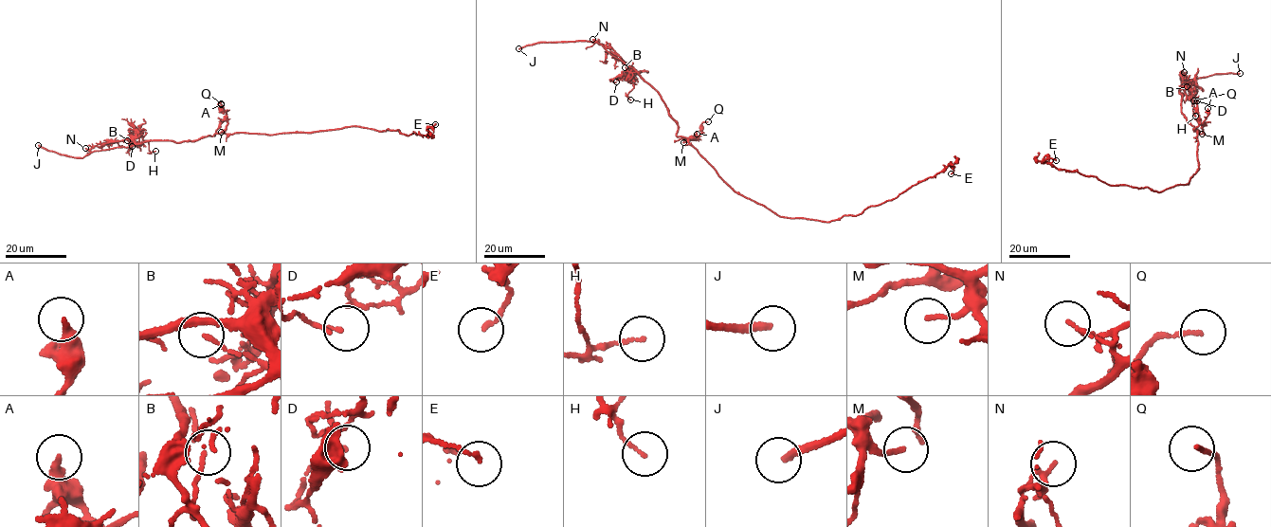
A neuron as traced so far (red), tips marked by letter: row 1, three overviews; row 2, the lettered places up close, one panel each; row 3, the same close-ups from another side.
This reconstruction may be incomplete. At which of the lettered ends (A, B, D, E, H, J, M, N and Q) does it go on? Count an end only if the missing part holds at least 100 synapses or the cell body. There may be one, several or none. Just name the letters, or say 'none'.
J

